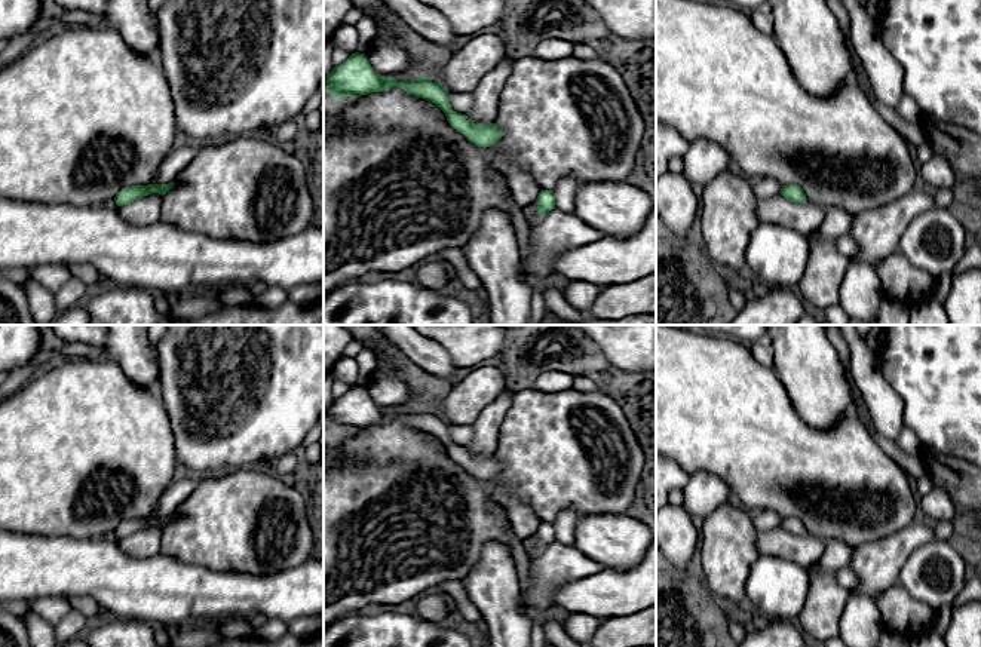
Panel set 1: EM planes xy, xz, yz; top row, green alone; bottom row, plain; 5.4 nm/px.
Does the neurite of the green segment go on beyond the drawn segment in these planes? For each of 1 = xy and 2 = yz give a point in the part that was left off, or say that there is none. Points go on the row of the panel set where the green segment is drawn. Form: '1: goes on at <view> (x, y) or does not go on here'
1: does not go on here
2: does not go on here

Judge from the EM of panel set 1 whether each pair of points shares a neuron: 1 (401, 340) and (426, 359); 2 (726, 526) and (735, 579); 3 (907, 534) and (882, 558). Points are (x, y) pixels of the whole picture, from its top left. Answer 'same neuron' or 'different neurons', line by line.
1: same neuron
2: same neuron
3: same neuron

